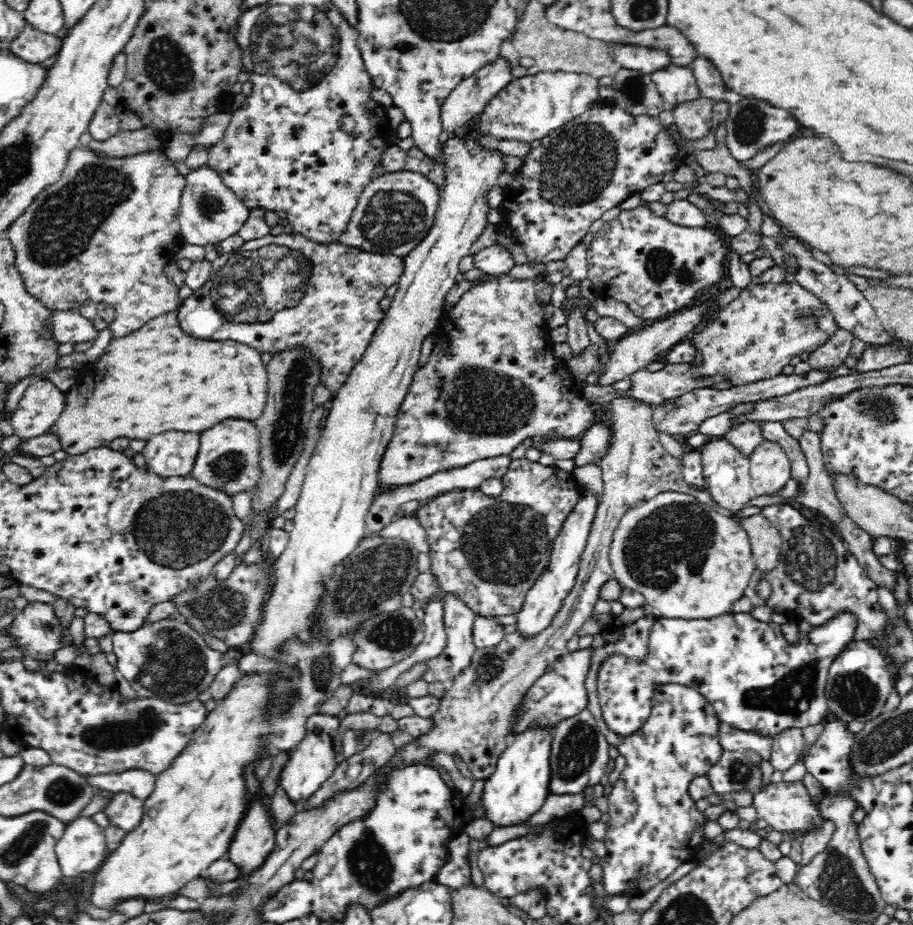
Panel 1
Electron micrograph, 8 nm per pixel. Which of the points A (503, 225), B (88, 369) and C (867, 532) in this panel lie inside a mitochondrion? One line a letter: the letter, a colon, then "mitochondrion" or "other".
A: other
B: other
C: other

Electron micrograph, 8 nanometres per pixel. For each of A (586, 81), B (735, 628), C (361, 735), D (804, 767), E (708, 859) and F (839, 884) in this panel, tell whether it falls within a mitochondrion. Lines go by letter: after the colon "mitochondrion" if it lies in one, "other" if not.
A: other
B: other
C: other
D: other
E: other
F: mitochondrion

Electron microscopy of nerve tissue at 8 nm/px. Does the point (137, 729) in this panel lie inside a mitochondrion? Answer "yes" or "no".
yes

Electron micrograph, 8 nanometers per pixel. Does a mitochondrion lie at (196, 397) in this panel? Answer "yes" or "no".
no

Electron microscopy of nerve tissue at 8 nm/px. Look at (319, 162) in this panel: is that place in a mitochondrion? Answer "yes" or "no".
no

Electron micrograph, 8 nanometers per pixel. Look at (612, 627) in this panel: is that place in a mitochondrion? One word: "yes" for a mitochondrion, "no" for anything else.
no

